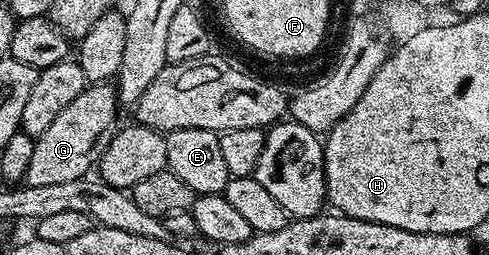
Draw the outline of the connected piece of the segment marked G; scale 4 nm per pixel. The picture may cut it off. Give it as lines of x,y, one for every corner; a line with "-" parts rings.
88,84
74,98
73,104
64,108
53,119
53,124
49,124
49,128
45,128
45,132
41,132
41,136
35,139
26,185
66,184
69,180
88,177
117,129
115,121
118,120
119,113
119,95
114,85

